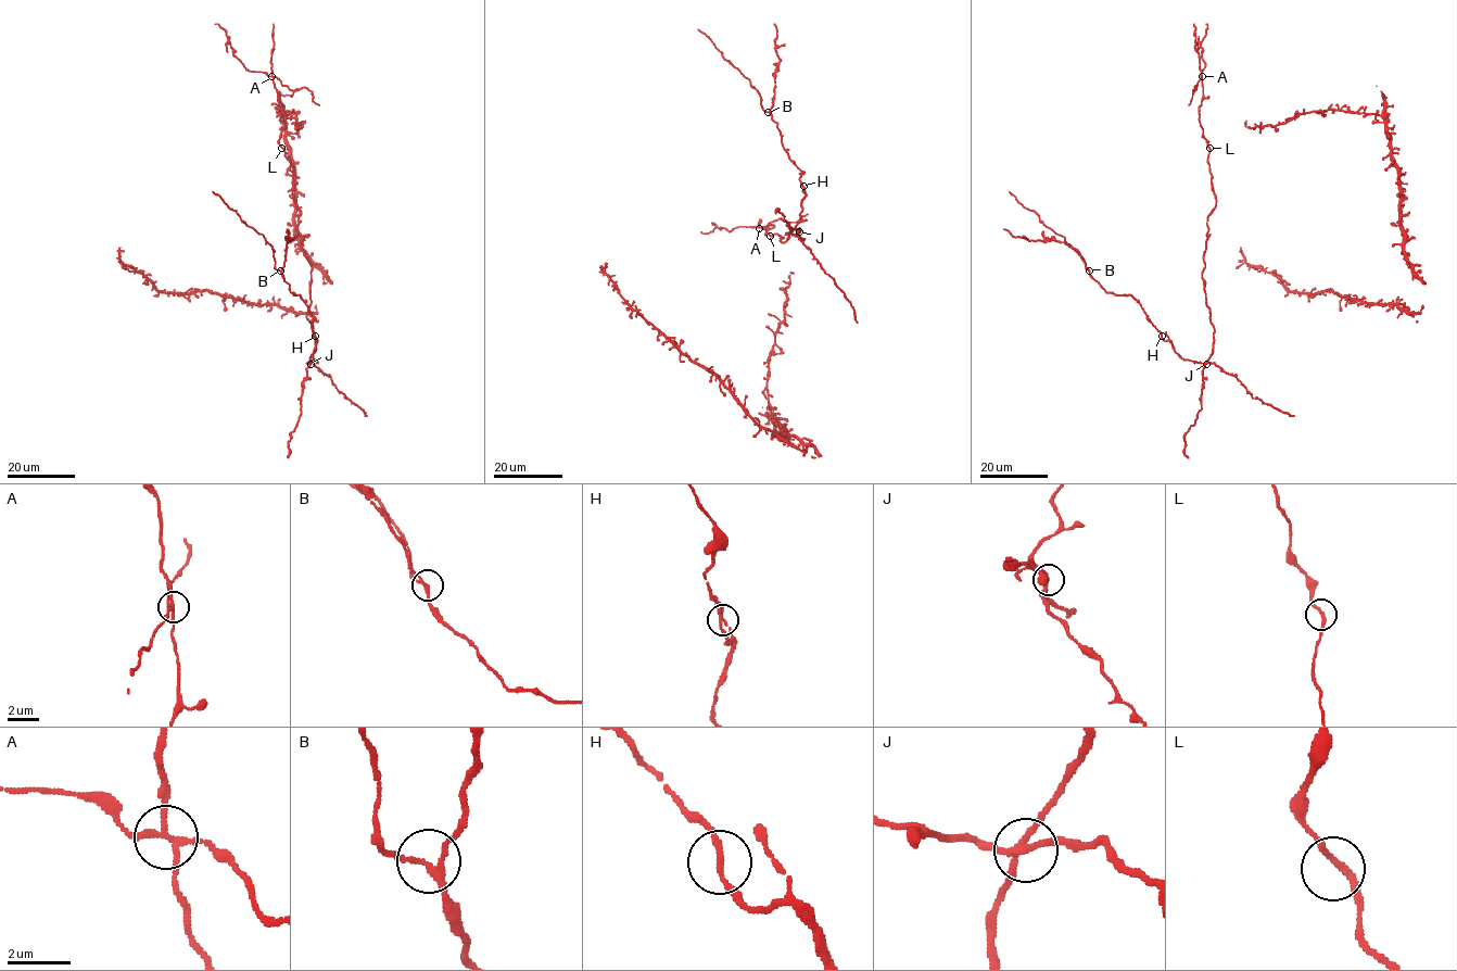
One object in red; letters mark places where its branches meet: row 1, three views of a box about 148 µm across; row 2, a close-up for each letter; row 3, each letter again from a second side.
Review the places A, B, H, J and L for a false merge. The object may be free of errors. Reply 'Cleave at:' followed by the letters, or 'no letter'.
Cleave at: A

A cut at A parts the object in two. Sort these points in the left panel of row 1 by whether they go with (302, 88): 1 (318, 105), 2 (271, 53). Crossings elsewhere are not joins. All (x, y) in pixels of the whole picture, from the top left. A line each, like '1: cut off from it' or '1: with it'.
1: with it
2: cut off from it

